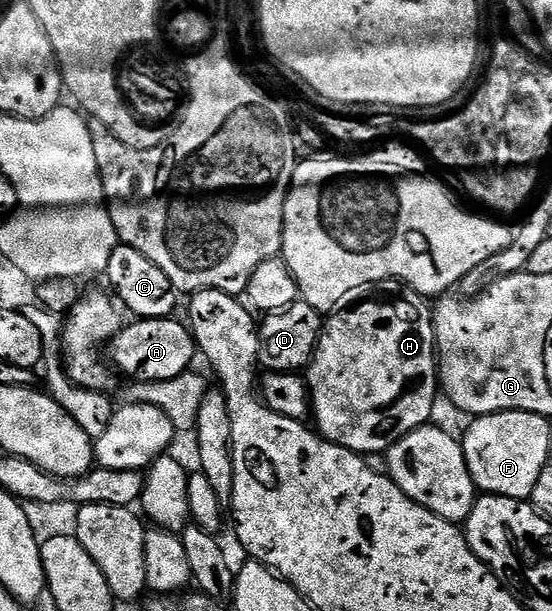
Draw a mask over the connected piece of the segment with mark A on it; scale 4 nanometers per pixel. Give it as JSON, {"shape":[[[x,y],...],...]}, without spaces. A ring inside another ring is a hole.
{"shape":[[[136,319],[135,324],[120,327],[119,333],[112,338],[109,345],[109,360],[116,369],[120,368],[132,381],[167,380],[177,378],[192,367],[191,359],[197,356],[197,345],[191,329],[186,323],[178,324],[178,319],[165,320]]]}

